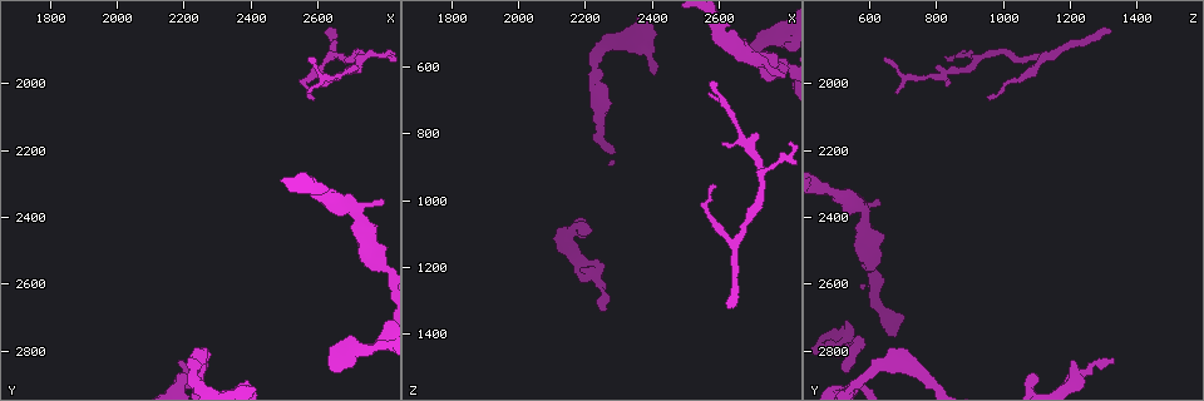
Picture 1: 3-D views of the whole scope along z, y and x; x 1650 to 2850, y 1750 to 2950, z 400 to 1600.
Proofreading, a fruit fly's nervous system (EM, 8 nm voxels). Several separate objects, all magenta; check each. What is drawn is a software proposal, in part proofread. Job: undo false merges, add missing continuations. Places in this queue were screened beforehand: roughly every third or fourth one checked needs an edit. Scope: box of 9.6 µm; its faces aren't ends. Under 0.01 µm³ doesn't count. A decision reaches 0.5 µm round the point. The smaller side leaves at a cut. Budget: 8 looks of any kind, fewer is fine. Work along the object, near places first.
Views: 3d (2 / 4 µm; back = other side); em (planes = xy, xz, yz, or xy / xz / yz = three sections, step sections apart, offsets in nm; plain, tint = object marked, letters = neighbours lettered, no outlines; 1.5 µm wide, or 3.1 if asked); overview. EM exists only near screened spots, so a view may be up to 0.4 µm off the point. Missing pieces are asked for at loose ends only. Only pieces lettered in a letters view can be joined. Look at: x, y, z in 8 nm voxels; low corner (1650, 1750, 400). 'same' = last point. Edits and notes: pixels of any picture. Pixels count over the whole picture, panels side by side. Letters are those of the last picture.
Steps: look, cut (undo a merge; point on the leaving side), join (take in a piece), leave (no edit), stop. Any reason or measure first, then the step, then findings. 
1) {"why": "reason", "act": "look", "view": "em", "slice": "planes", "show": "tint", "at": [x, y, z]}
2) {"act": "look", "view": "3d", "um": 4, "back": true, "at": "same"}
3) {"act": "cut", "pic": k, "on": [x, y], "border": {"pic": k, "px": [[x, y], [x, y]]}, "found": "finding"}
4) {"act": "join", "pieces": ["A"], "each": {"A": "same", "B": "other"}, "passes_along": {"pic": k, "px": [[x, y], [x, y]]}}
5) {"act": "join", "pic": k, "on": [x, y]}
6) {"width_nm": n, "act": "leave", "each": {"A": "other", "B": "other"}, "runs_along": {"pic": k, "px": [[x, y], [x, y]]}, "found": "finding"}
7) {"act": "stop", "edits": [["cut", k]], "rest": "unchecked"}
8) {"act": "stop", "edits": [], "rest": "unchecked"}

{"why": "thin end", "act": "look", "view": "3d", "um": 4, "at": [2250, 2830, 1330]}

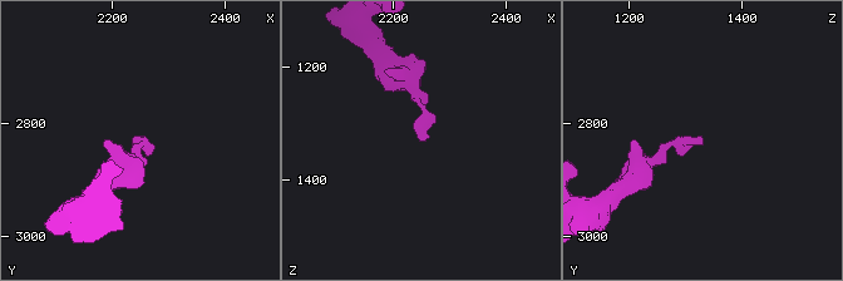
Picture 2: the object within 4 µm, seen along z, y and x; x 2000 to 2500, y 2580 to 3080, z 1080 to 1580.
{"act": "look", "view": "em", "slice": "planes", "show": "letters", "at": [2250, 2835, 1330]}

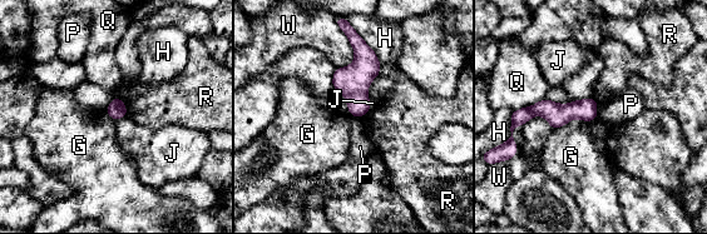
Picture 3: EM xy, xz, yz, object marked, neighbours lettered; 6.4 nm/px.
{"act": "leave", "each": {"G": "other", "H": "other", "J": "other", "P": "other", "Q": "other", "R": "other", "W": "other"}, "border": {"pic": 3, "px": [[597, 116], [570, 119], [553, 129]]}, "found": "none of them fits"}

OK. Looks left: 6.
{"why": "free end", "act": "look", "view": "em", "slice": "yz", "step": 4, "show": "tint", "at": [2680, 2750, 580]}

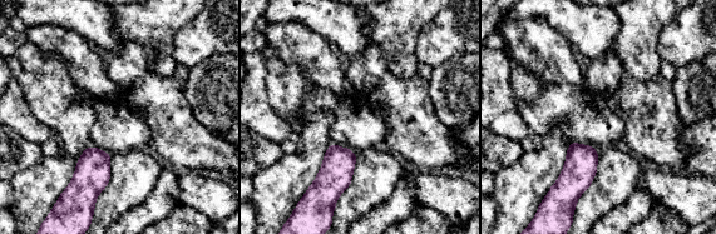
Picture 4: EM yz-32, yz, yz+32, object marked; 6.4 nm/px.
{"act": "look", "view": "em", "slice": "planes", "show": "letters", "at": "same"}

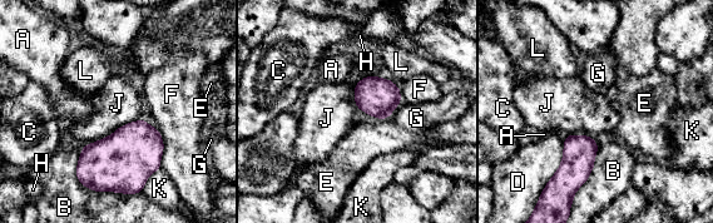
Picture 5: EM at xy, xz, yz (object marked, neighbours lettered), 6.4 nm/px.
{"act": "leave", "each": {"A": "other", "B": "other", "C": "other", "D": "other", "E": "other", "F": "other", "G": "other", "H": "other", "J": "other", "K": "other", "L": "other"}, "border": {"pic": 5, "px": [[142, 118], [125, 123], [85, 145]]}, "found": "none of them fits"}

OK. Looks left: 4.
{"why": "an open end", "act": "look", "view": "em", "slice": "planes", "show": "plain", "at": [2630, 1850, 1330]}

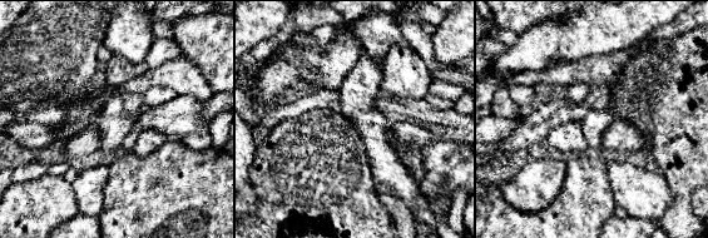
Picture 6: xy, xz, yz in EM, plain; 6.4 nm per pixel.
{"why": "see the neighbours", "act": "look", "view": "em", "slice": "planes", "show": "letters", "at": "same"}

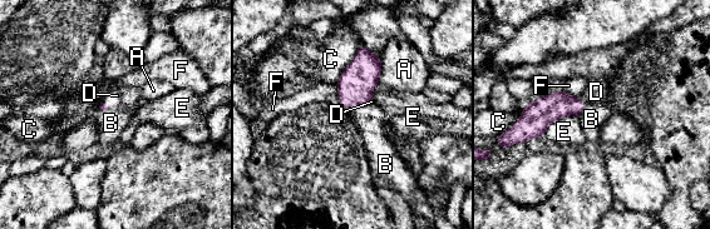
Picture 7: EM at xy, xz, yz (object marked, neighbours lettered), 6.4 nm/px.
{"longest_contact_nm": ["C", 300], "act": "join", "pieces": ["D"], "each": {"A": "other", "B": "other", "C": "other", "D": "same", "E": "other", "F": "other"}, "found": "the cell continues"}

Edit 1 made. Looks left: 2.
{"act": "stop", "edits": [["join", 7]], "rest": "unchecked"}

